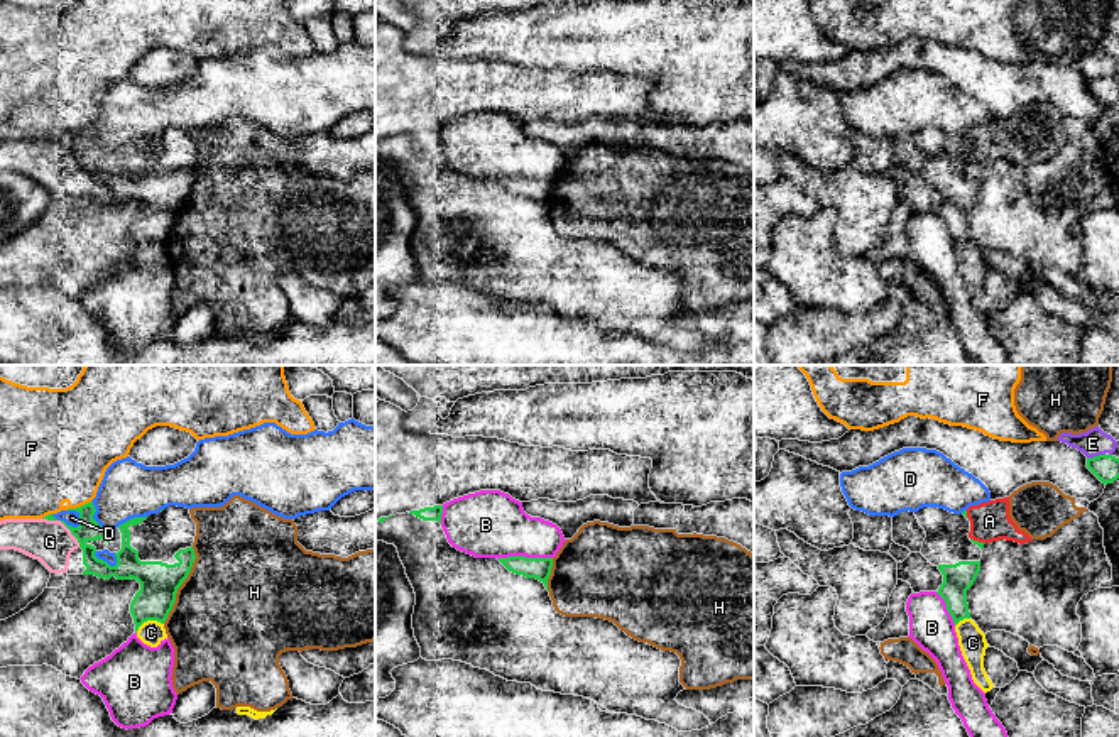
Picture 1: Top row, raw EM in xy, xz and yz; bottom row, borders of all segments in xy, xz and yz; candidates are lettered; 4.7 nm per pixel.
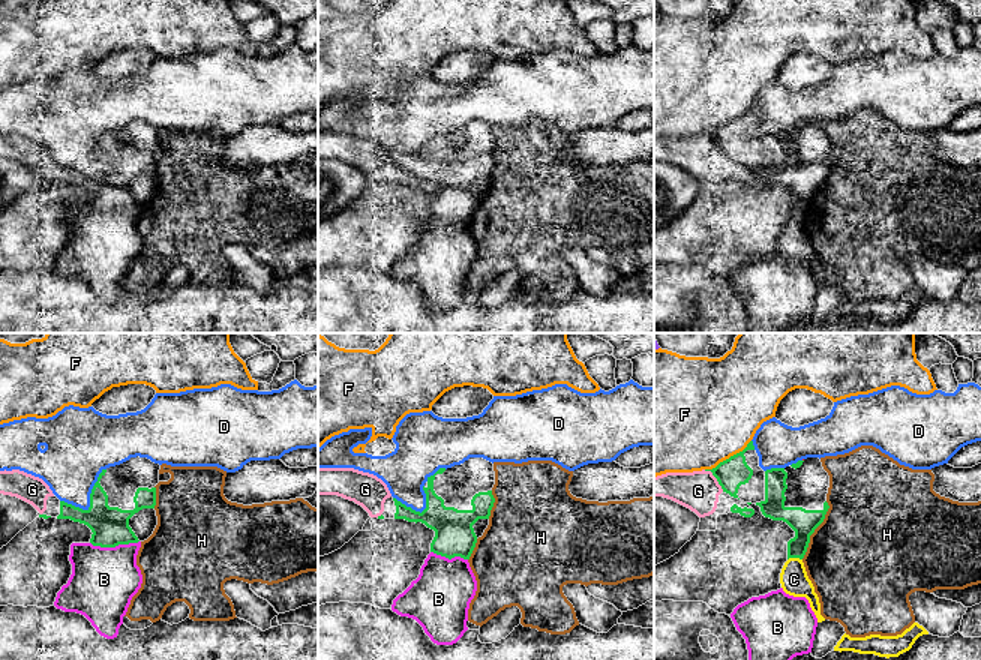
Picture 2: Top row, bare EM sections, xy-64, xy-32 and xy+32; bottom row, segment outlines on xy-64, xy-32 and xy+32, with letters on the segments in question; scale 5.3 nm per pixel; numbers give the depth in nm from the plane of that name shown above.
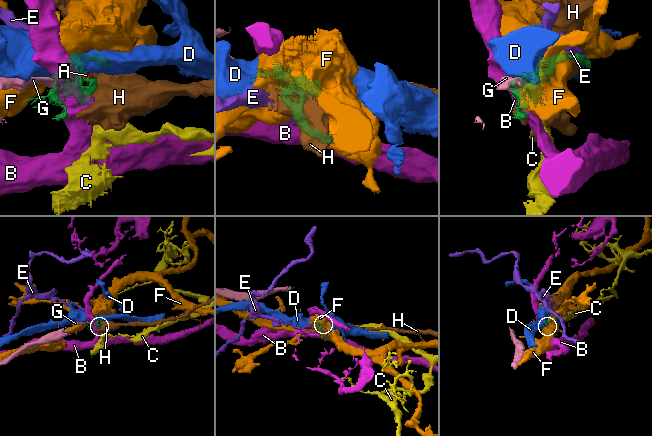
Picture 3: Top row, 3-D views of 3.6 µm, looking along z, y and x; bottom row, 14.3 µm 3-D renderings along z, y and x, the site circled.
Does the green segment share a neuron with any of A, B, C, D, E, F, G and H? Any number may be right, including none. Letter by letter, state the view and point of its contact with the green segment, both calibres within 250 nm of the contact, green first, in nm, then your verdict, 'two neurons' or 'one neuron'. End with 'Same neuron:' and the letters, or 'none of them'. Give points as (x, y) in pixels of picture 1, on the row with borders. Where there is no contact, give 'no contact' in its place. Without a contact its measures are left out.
A: contact yz (977, 541); calibres 30 and 190 nm; two neurons
B: contact xz (524, 556); calibres 110 and 320 nm; two neurons
C: contact xy (149, 619); calibres 190 and 120 nm; two neurons
D: contact xy (75, 528); calibres 110 and 80 nm; two neurons
E: contact yz (1096, 457); calibres 130 and 130 nm; two neurons
F: contact xy (78, 507); calibres 110 and 420 nm; two neurons
G: contact xy (71, 533); calibres 110 and 200 nm; two neurons
H: contact xy (181, 584); calibres 190 and 500 nm; two neurons
Same neuron: none of them

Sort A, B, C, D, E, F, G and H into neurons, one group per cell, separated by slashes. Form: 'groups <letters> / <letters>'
groups A H / B / C / D / E / F / G

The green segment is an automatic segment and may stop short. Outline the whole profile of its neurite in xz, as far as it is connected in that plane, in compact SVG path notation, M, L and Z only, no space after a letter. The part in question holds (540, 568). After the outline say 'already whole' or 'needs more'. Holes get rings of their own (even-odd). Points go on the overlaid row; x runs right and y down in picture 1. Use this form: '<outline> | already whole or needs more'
M443 505L392 514L375 521L375 541L397 548L406 575L416 593L414 637L426 661L453 659L487 669L507 681L531 683L538 690L590 698L615 713L637 715L666 723L678 732L701 730L710 720L680 705L674 698L686 690L680 683L681 659L676 652L639 642L614 622L597 617L565 617L553 607L548 578L553 558L475 558L453 548L441 527Z | needs more

